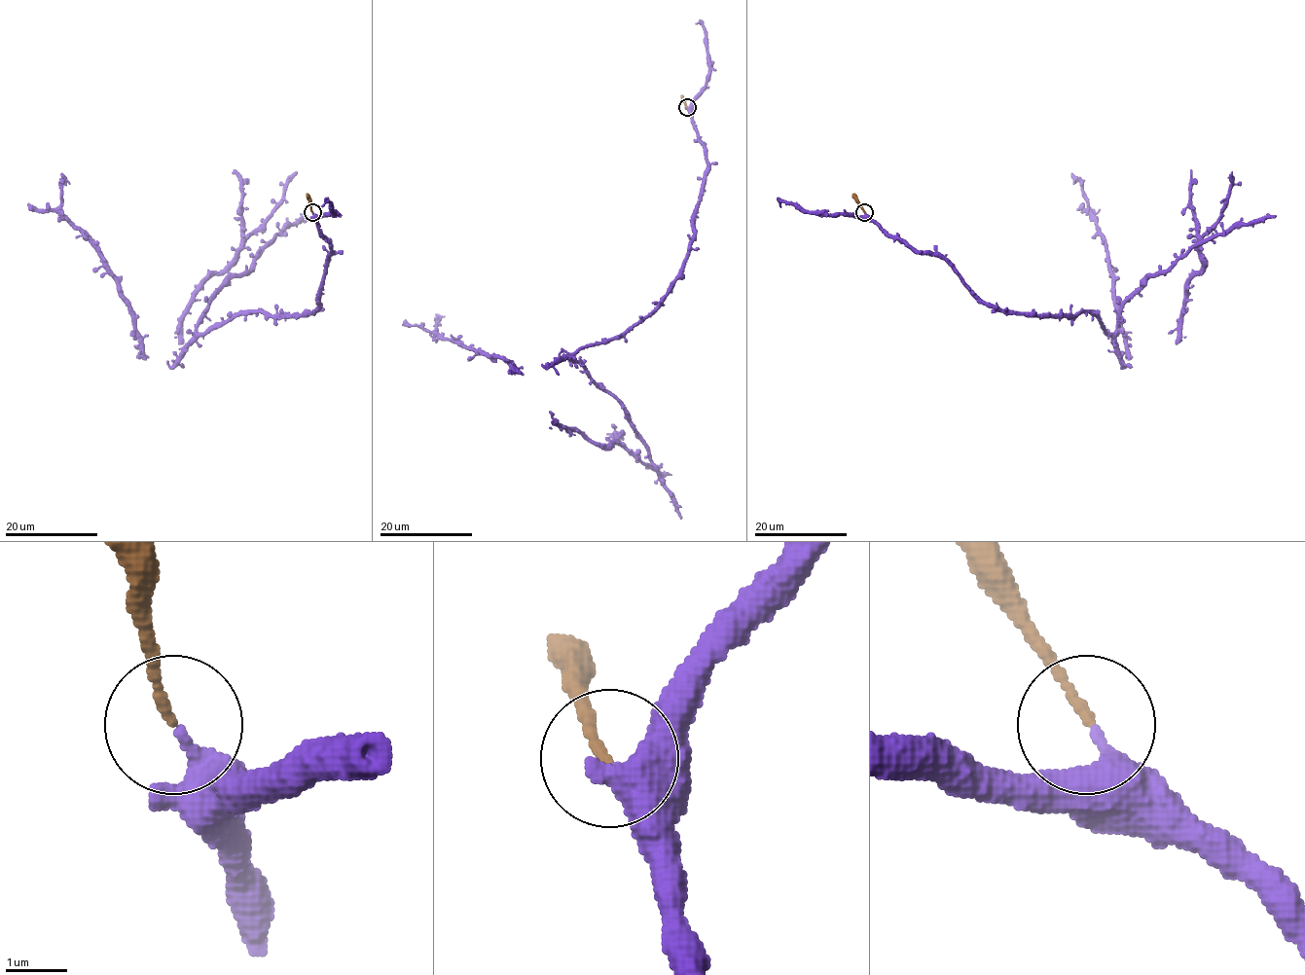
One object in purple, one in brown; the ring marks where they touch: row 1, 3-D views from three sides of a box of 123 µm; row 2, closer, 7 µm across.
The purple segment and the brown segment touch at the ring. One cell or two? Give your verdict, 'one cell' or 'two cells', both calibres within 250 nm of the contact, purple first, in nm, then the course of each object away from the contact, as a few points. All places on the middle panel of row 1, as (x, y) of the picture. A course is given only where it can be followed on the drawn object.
two cells; calibres 280 and 140 nm; course purple (687, 107), (706, 173), (682, 272), (649, 314), (571, 357), (614, 397), (653, 466), (553, 418); course brown (687, 107), (681, 95)

